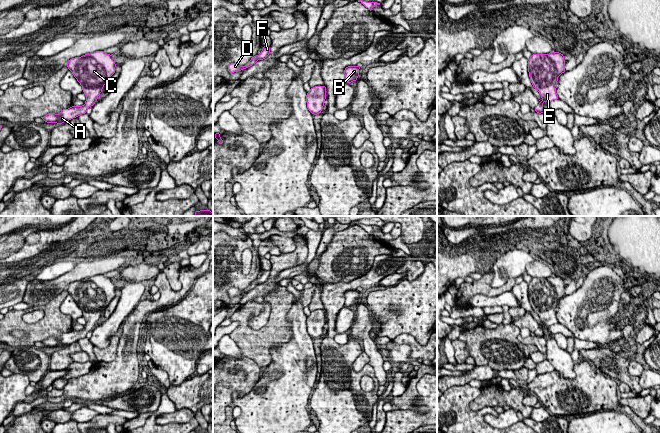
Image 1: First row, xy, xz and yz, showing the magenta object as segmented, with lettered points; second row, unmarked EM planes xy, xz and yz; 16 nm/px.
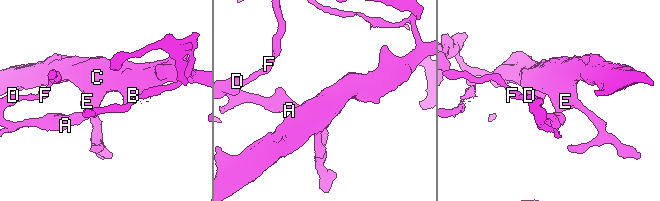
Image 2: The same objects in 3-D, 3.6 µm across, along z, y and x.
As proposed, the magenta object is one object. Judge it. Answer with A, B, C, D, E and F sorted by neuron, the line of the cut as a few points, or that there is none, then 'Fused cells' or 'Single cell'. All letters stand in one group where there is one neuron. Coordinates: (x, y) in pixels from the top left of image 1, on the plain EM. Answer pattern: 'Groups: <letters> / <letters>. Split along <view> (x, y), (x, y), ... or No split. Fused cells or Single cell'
Groups: A B C D E F. No split. Single cell

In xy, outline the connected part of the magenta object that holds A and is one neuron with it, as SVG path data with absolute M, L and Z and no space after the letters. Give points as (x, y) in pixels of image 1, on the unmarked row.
M104 275L85 278L81 281L70 283L66 290L82 310L86 319L85 328L62 333L59 338L53 336L41 341L47 347L62 348L82 338L86 338L98 324L104 309L116 296L115 282Z

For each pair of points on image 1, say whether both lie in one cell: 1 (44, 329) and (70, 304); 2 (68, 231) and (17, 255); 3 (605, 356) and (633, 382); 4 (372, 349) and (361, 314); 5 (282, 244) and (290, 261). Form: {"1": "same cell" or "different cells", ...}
{"1": "different cells", "2": "same cell", "3": "same cell", "4": "same cell", "5": "different cells"}

